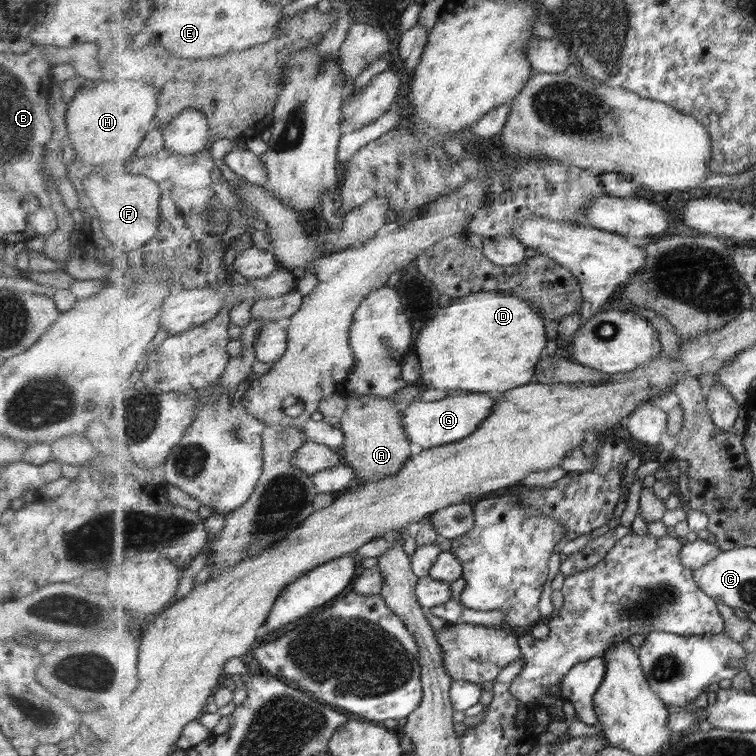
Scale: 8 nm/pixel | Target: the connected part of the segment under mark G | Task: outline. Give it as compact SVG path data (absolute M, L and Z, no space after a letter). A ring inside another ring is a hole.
M463 392L458 396L445 397L432 402L412 402L403 410L403 427L411 442L419 444L424 450L458 443L478 430L487 416L491 416L498 400L483 393Z

